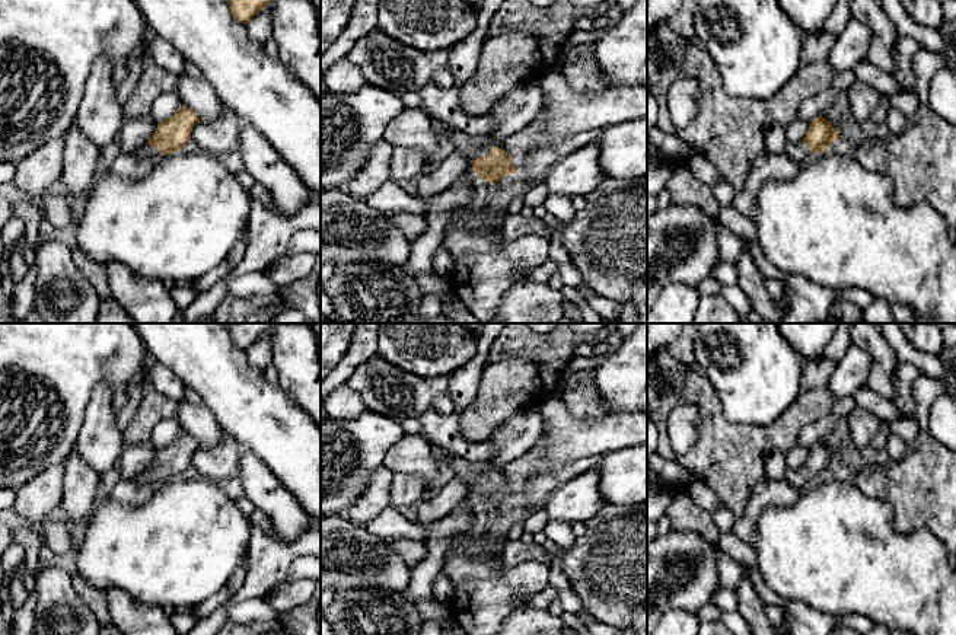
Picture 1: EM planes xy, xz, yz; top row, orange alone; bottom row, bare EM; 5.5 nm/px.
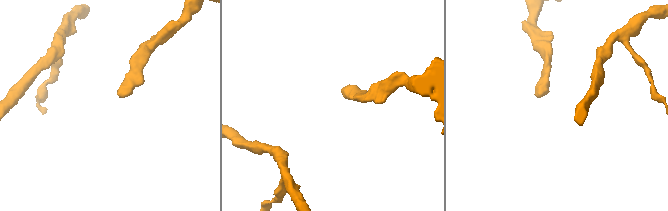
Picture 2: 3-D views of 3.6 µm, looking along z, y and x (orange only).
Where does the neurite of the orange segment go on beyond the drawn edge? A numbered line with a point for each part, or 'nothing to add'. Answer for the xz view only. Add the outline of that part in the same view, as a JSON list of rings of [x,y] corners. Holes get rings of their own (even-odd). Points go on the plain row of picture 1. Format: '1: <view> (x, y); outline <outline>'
1: xz (474, 472); outline [[[447,450],[443,451],[447,456],[455,475],[463,478],[471,485],[471,488],[485,482],[493,473],[495,473],[490,462],[472,462],[452,454]]]

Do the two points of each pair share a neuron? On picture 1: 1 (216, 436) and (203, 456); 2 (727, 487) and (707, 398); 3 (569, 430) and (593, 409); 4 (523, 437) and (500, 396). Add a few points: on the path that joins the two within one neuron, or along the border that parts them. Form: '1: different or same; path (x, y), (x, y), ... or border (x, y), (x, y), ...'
1: different; border (228, 437), (219, 444), (200, 449)
2: same; path (727, 465), (727, 453), (713, 420)
3: different; border (560, 396), (579, 418), (602, 414)
4: different; border (535, 408), (516, 412), (487, 439)

